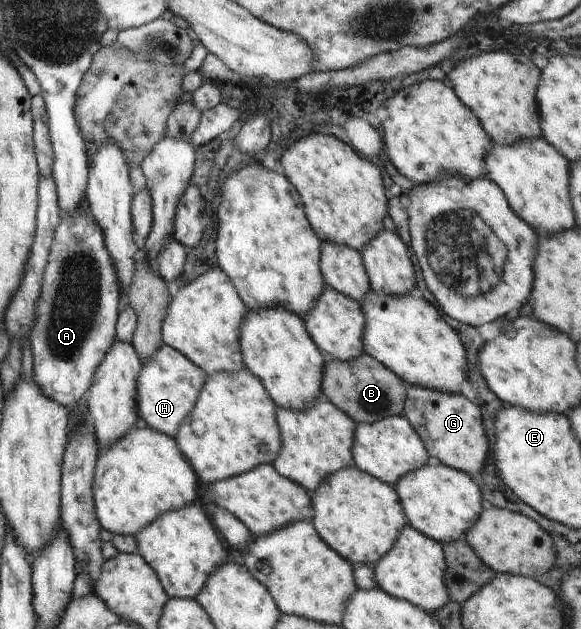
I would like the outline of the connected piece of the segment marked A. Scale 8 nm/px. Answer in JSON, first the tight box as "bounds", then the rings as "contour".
{"bounds":[28,211,123,409],"contour":[[[81,211],[73,218],[62,217],[54,231],[36,318],[28,337],[33,354],[33,381],[51,400],[71,409],[85,398],[104,355],[117,341],[116,323],[121,295],[123,293],[116,276],[116,267],[98,223]]]}

